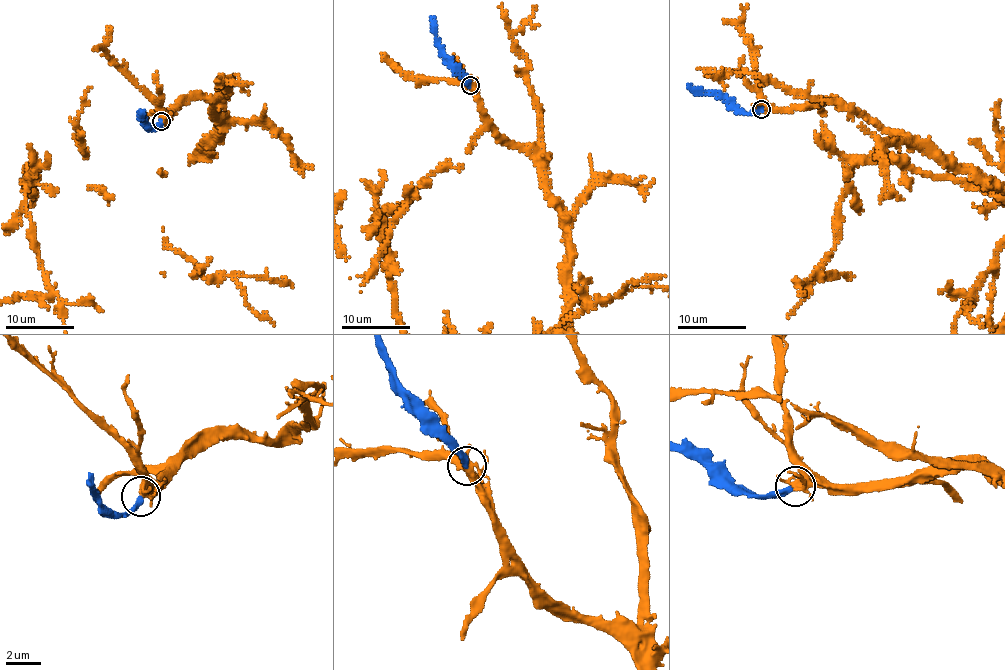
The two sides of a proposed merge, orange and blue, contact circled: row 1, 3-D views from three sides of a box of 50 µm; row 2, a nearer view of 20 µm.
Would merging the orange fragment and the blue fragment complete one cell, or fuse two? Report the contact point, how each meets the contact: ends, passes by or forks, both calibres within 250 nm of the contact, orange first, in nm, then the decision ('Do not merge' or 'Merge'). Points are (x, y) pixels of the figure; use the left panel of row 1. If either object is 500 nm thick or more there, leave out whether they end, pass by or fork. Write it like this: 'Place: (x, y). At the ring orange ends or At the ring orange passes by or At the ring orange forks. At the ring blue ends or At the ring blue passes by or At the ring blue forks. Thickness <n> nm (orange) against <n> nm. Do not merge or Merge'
Place: (161, 121). At the ring orange forks. At the ring blue ends. Thickness 320 nm (orange) against 320 nm. Merge

